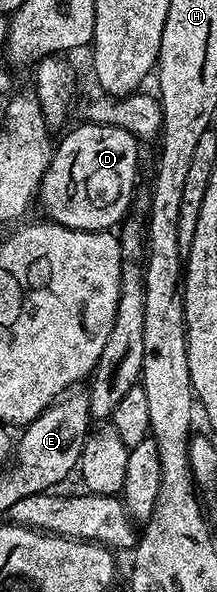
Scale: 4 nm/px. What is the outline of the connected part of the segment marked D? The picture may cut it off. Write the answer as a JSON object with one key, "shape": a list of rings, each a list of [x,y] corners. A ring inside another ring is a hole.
{"shape":[[[81,123],[65,138],[56,142],[53,158],[41,180],[39,205],[45,208],[44,216],[56,225],[68,229],[82,229],[99,233],[120,226],[130,212],[137,185],[137,146],[139,141],[130,131],[117,126]]]}

